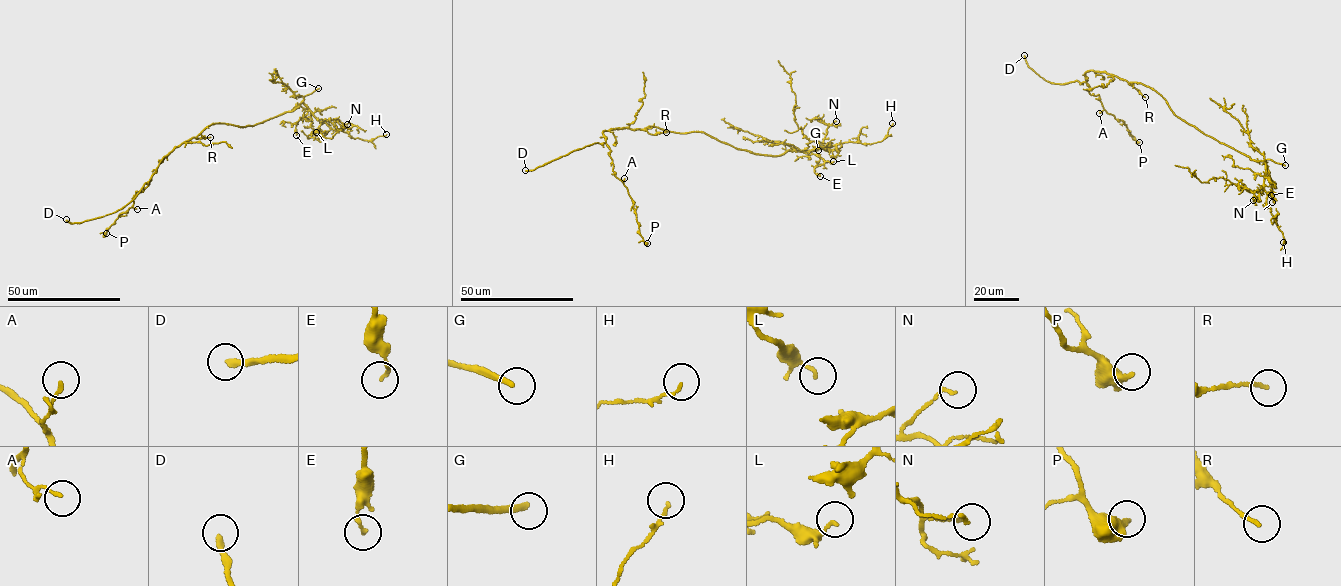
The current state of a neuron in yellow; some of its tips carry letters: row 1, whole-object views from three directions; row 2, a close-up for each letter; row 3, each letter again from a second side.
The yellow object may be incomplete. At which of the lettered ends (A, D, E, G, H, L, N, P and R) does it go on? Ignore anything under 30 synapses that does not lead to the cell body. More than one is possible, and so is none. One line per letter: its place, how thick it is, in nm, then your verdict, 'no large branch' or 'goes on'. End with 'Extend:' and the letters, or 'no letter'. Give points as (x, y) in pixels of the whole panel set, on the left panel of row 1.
A: place (137, 209); calibre 130 nm; no large branch
D: place (66, 219); calibre 240 nm; goes on
E: place (296, 135); calibre 140 nm; no large branch
G: place (318, 88); calibre 240 nm; goes on
H: place (386, 134); calibre 100 nm; no large branch
L: place (316, 132); calibre 140 nm; no large branch
N: place (347, 124); calibre 130 nm; no large branch
P: place (106, 233); calibre 200 nm; no large branch
R: place (210, 137); calibre 140 nm; no large branch
Extend: D, G

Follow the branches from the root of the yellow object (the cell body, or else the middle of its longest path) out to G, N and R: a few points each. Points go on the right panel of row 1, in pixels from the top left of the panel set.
G: (1172, 111), (1206, 135), (1254, 161), (1268, 159), (1285, 165)
N: (1172, 111), (1206, 135), (1254, 161), (1264, 162), (1263, 188), (1255, 191), (1253, 200)
R: (1172, 111), (1164, 98), (1151, 87), (1139, 82), (1130, 83), (1145, 97)

